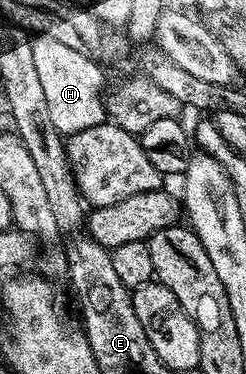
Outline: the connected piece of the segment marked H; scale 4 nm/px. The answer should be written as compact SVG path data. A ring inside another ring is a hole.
M35 34L32 39L32 61L36 61L36 73L40 76L40 86L48 101L48 117L52 117L52 125L56 125L62 136L69 137L107 122L102 91L104 71L84 50L77 51L50 36Z

